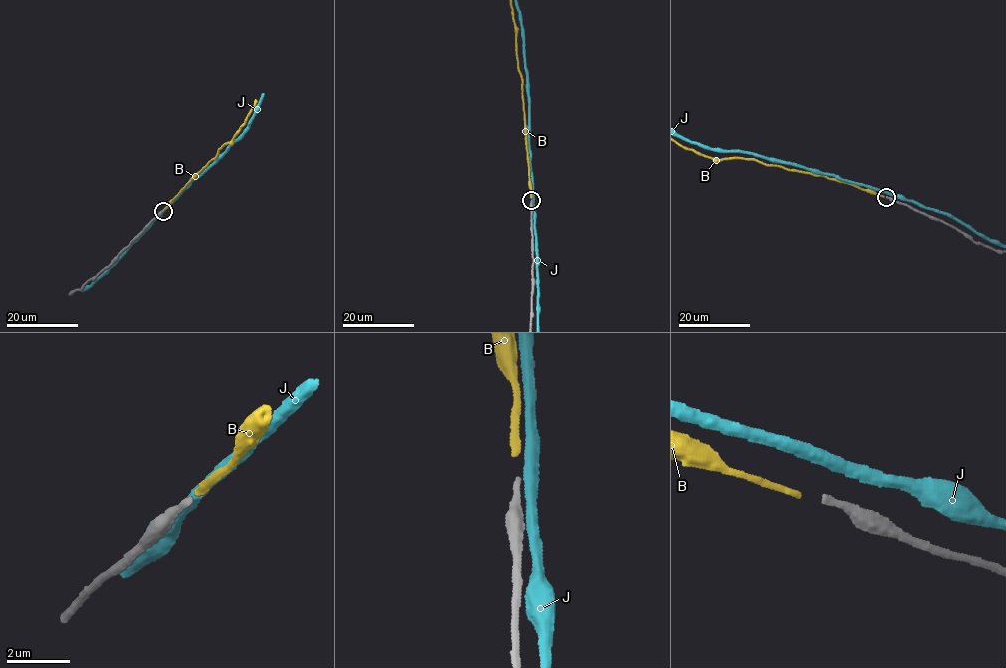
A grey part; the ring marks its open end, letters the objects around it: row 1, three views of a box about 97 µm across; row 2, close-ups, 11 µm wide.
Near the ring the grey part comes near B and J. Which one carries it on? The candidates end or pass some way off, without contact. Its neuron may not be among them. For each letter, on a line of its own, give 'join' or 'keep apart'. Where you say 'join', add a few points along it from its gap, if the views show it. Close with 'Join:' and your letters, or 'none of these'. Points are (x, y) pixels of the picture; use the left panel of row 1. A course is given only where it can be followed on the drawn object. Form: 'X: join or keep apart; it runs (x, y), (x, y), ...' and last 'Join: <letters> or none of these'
B: join
J: keep apart
Join: B

